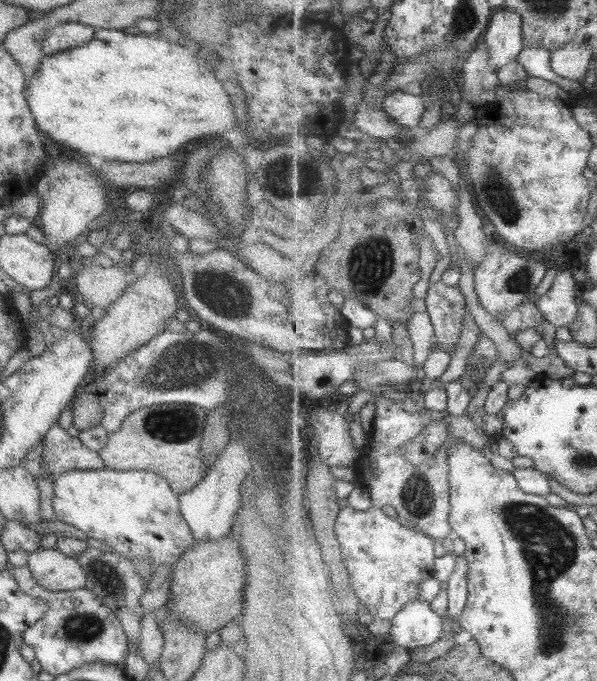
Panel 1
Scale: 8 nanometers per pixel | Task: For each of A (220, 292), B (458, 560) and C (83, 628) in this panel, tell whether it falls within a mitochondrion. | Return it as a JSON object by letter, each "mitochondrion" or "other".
{"A":"mitochondrion","B":"other","C":"mitochondrion"}

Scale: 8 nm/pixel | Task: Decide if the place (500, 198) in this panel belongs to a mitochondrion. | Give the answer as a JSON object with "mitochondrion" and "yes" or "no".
{"mitochondrion":"yes"}

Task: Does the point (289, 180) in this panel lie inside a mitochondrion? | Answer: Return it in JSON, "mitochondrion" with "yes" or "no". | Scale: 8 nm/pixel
{"mitochondrion":"yes"}

